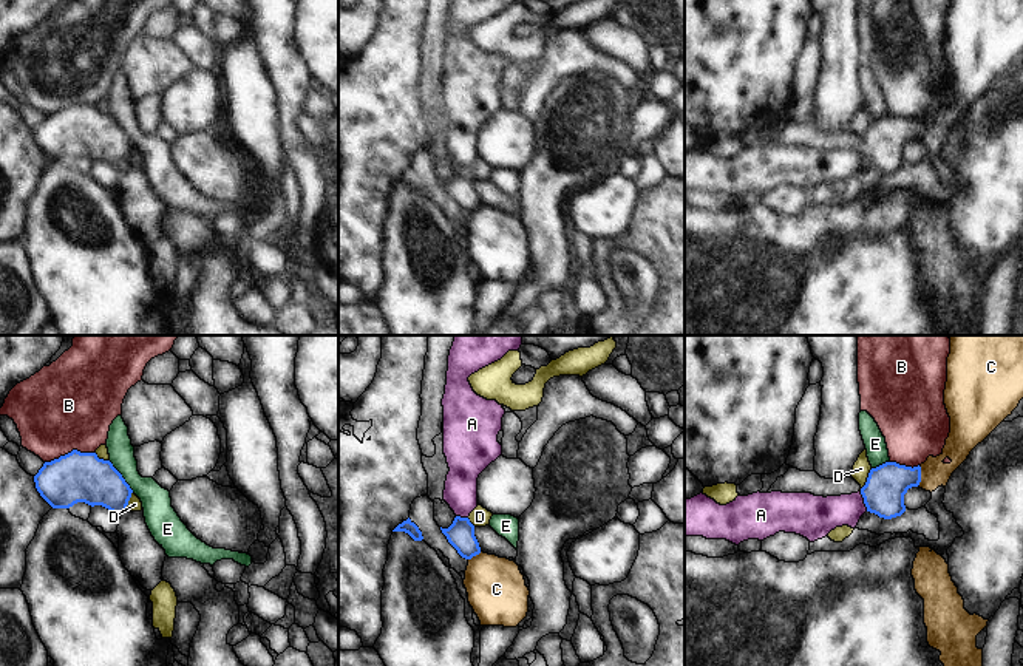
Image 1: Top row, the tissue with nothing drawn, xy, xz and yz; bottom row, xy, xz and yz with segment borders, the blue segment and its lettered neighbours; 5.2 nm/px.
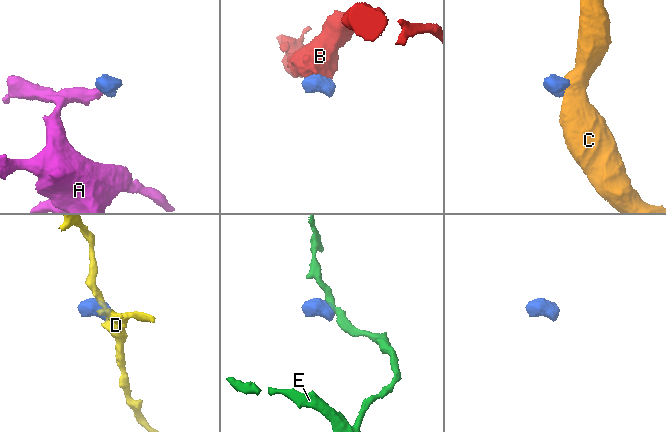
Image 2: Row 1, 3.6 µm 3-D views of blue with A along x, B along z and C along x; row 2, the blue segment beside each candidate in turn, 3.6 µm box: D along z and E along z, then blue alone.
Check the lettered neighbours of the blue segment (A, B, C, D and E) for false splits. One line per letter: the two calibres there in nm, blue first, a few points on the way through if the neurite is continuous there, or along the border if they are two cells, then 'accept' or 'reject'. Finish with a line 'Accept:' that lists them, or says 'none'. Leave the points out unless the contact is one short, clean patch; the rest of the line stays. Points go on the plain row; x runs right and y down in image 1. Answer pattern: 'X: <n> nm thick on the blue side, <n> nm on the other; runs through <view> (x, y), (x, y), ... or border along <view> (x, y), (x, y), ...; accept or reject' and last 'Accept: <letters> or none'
A: 220 nm thick on the blue side, 200 nm on the other; runs through yz (886, 139), (875, 150), (864, 155), (846, 164), (819, 169); accept
B: 260 nm thick on the blue side, 460 nm on the other; border along xy (95, 105), (71, 104), (45, 116); reject
C: 220 nm thick on the blue side, 140 nm on the other; border along yz (920, 119), (920, 136), (917, 139); reject
D: 220 nm thick on the blue side, 90 nm on the other; border along yz (872, 122), (861, 142); reject
E: 260 nm thick on the blue side, 160 nm on the other; border along xy (108, 115), (133, 146); reject
Accept: A

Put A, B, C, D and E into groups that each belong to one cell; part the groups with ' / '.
A / B / C / D / E

